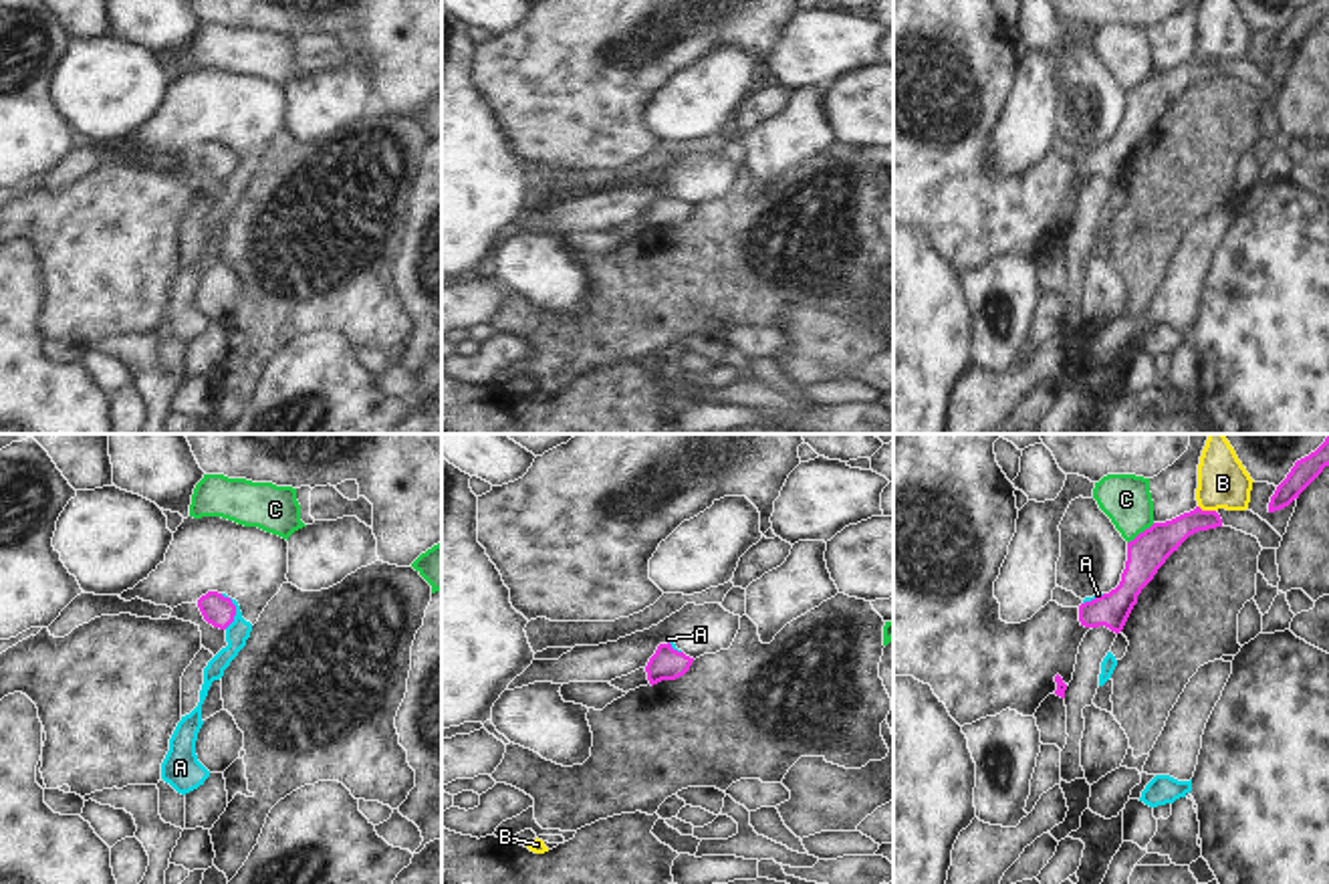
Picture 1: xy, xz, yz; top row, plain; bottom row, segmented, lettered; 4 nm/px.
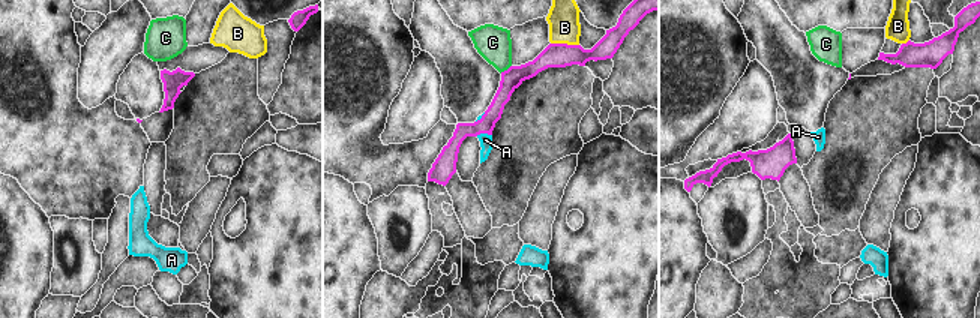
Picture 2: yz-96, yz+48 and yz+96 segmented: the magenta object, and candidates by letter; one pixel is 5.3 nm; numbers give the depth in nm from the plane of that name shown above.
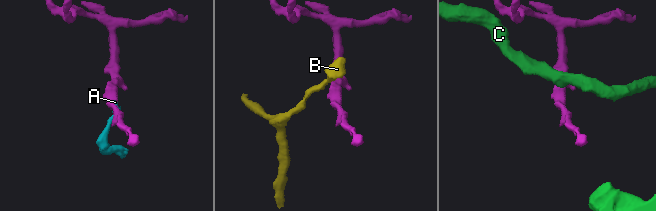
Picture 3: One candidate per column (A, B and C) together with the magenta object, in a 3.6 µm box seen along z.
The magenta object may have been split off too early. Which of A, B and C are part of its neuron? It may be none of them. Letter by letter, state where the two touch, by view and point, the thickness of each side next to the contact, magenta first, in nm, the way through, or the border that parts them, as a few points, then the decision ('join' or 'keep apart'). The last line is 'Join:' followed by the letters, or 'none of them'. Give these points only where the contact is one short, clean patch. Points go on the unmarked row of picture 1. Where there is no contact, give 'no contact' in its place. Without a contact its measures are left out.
A: contact xy (234, 158); calibres 120 and 90 nm; border xy (220, 142), (234, 154), (234, 166), (224, 176); keep apart
B: contact yz (1206, 59); calibres 150 and 200 nm; border yz (1198, 53), (1215, 59); keep apart
C: contact yz (1140, 81); calibres 160 and 200 nm; border yz (1154, 71), (1128, 91); keep apart
Join: none of them

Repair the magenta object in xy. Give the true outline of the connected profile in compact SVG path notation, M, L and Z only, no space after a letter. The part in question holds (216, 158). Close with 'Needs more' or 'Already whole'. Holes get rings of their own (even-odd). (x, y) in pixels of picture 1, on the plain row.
M208 139L198 147L198 155L208 172L214 176L226 178L236 163L236 153L230 145L224 145L218 139Z. Already whole.

